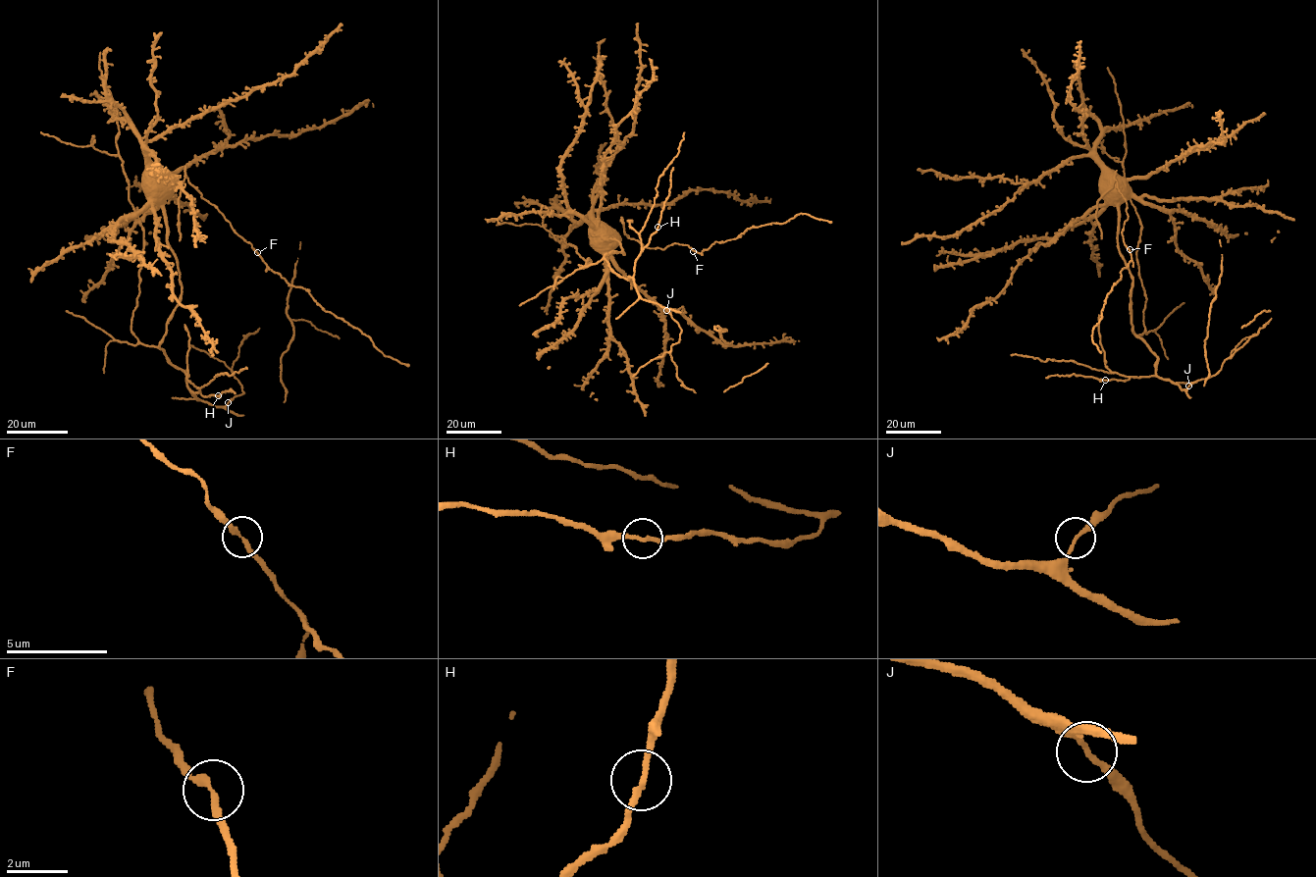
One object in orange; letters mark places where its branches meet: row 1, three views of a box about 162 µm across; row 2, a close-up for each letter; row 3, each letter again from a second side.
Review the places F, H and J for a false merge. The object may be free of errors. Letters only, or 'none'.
H

